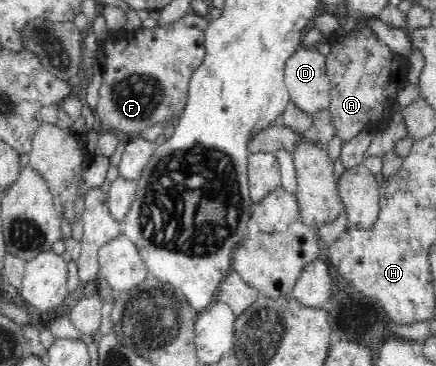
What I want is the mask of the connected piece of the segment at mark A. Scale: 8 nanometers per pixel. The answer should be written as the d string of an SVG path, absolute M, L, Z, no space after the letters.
M363 26L360 30L352 30L349 32L340 32L335 33L331 37L331 47L330 47L330 53L326 56L326 68L328 77L330 78L331 88L330 88L330 102L328 105L328 110L330 111L331 119L333 120L334 126L336 127L336 133L343 142L349 141L349 139L355 137L358 135L361 131L365 131L365 127L370 124L375 125L376 120L378 120L377 117L381 117L382 113L387 113L389 111L389 105L393 105L393 101L395 101L397 97L397 77L399 77L399 70L396 70L396 66L398 65L398 54L395 54L393 51L391 51L386 45L383 45L372 33L371 30L368 29L368 27Z

